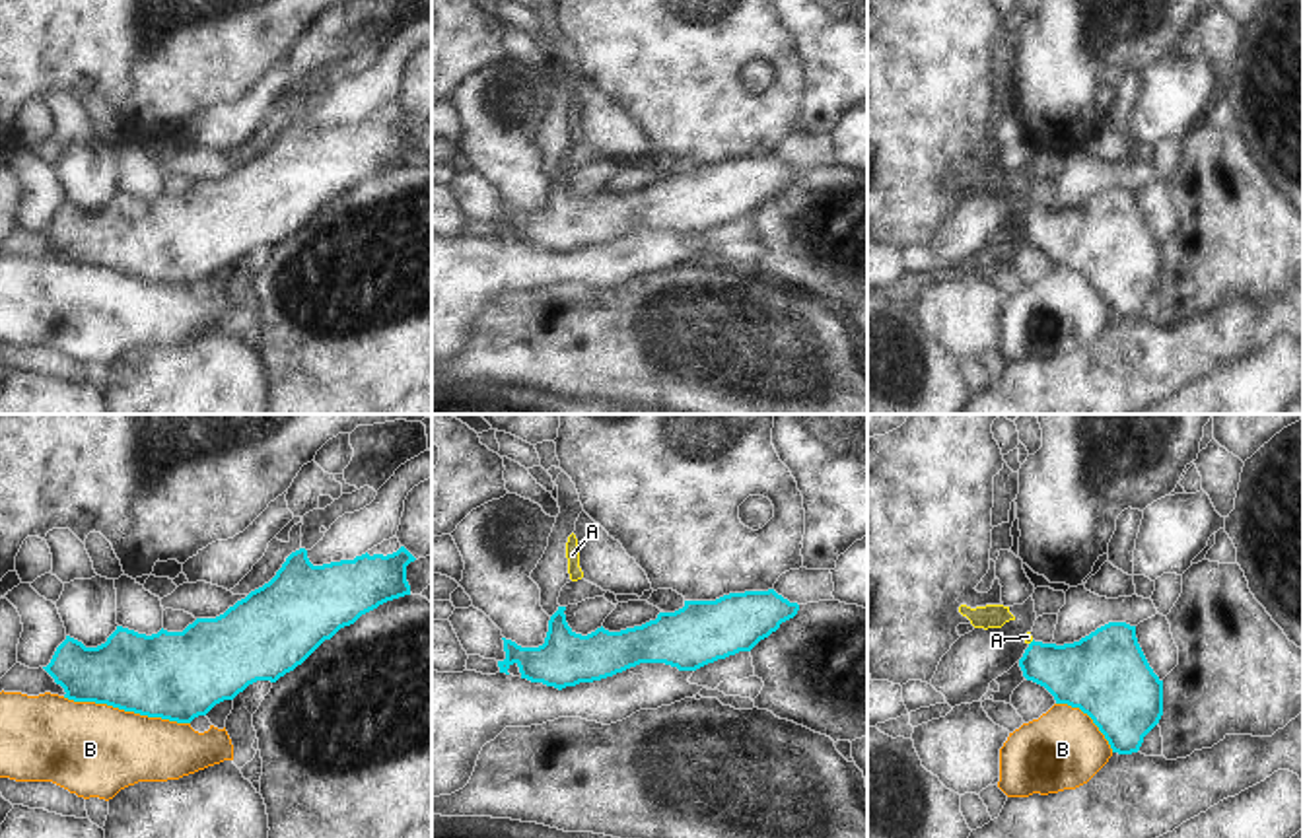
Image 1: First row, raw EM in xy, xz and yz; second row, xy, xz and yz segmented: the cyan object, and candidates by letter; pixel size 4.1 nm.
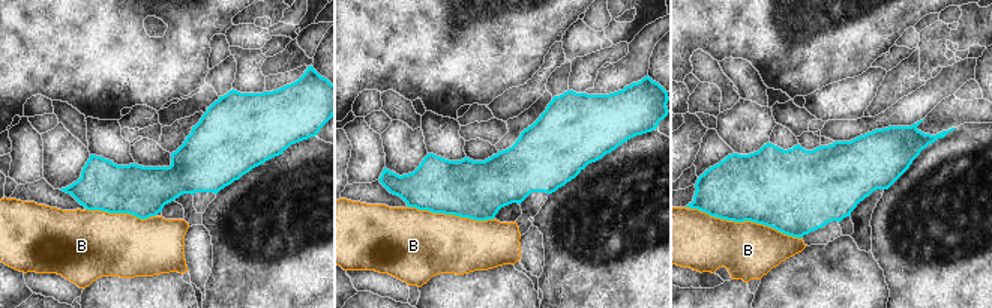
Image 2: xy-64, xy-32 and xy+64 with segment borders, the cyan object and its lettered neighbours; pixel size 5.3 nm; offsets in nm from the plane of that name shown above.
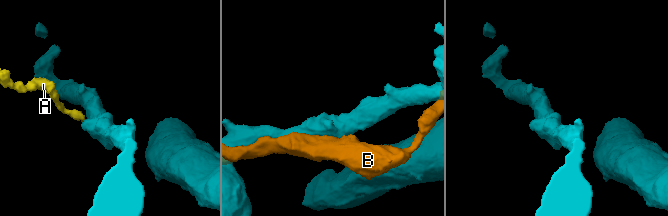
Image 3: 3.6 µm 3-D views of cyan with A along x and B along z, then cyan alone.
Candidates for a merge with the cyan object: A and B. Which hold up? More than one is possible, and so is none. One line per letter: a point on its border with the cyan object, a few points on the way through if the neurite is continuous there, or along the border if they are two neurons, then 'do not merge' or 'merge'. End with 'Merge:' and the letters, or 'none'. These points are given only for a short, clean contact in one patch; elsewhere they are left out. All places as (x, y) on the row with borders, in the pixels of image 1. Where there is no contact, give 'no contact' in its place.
A: meets cyan in yz at (1031, 642); runs through yz (1082, 675), (1058, 669), (1031, 642), (1027, 636); merge
B: meets cyan in xy at (127, 710); do not merge
Merge: A

